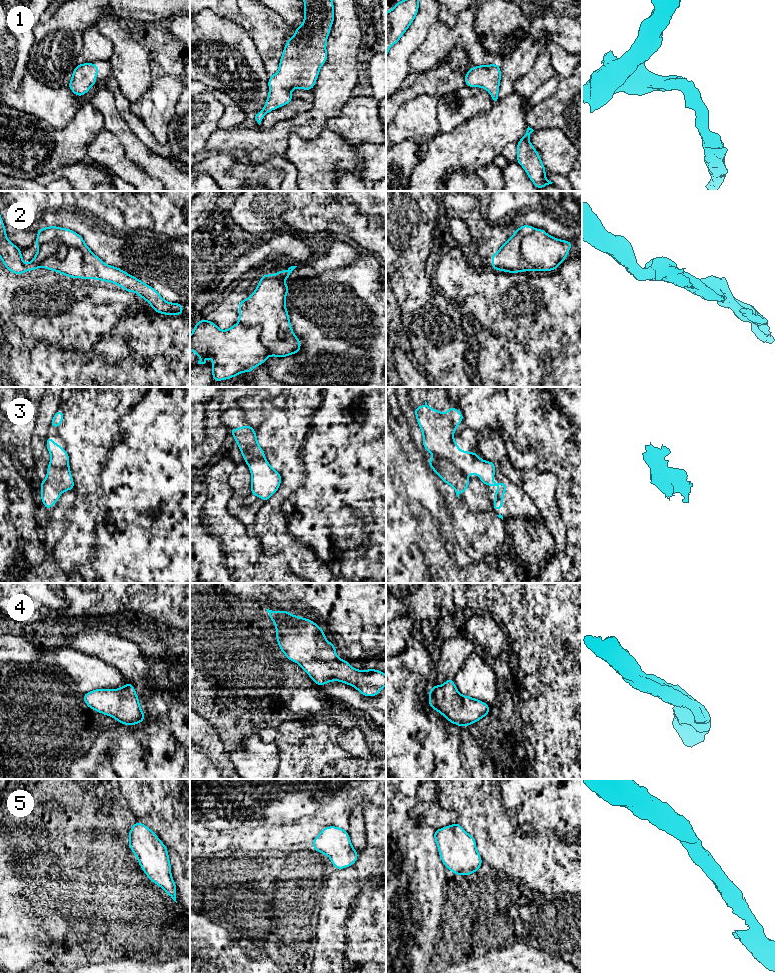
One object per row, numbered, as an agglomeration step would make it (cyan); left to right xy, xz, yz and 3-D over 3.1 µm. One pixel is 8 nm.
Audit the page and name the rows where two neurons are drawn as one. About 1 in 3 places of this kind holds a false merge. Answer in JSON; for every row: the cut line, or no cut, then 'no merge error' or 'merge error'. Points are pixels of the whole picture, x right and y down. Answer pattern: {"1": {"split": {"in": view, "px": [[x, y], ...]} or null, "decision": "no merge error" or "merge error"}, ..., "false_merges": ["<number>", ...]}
{"1": {"split": null, "decision": "no merge error"}, "2": {"split": {"in": "xy", "px": [[66, 245], [64, 257], [50, 255], [42, 261]]}, "decision": "merge error"}, "3": {"split": {"in": "yz", "px": [[436, 457], [450, 460], [466, 475]]}, "decision": "merge error"}, "4": {"split": null, "decision": "no merge error"}, "5": {"split": null, "decision": "no merge error"}, "false_merges": ["2", "3"]}

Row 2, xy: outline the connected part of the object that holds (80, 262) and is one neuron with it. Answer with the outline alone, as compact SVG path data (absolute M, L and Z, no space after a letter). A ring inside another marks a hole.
M54 226L38 228L38 236L34 243L40 247L54 239L60 240L67 247L66 257L58 259L52 255L43 261L43 269L49 269L69 276L73 279L97 279L112 282L128 292L137 292L144 298L156 313L165 315L183 314L183 305L169 303L151 286L115 266L106 265L85 244L83 238L75 231Z

